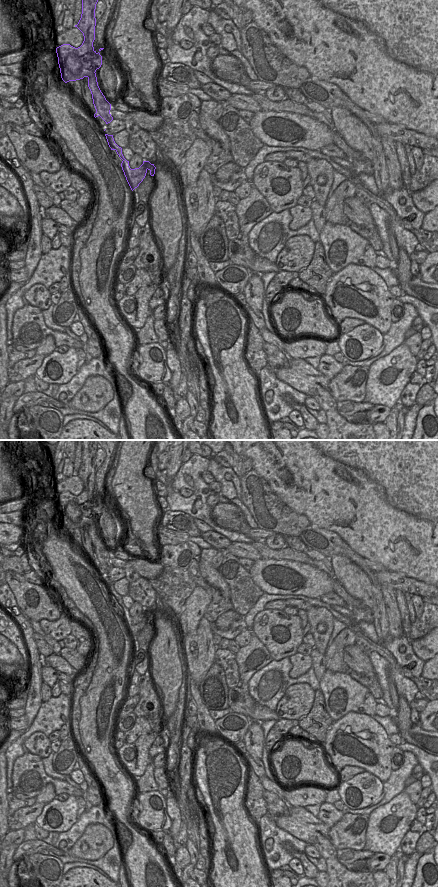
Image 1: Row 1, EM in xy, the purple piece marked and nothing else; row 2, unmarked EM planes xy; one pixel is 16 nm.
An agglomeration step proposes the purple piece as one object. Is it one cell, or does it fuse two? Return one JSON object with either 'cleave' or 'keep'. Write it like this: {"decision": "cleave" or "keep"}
{"decision": "keep"}

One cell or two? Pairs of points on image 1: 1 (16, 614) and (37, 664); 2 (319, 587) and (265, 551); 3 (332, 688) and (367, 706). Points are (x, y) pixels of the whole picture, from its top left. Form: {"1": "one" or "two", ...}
{"1": "one", "2": "two", "3": "one"}

